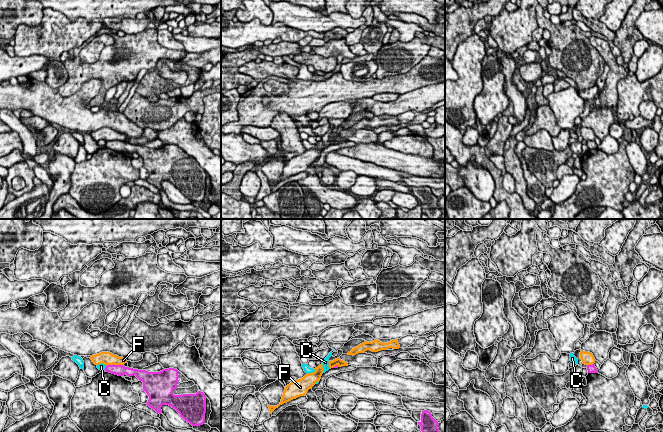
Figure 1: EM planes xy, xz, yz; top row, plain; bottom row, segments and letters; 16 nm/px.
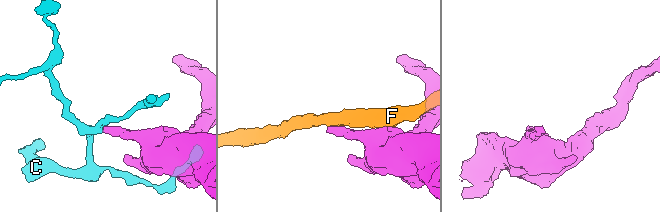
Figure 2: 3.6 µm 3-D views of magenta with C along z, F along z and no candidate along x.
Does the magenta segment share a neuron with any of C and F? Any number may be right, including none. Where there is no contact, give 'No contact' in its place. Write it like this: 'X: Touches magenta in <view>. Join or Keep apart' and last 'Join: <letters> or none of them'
C: Touches magenta in xy. Keep apart
F: Touches magenta in xy. Keep apart
Join: none of them

